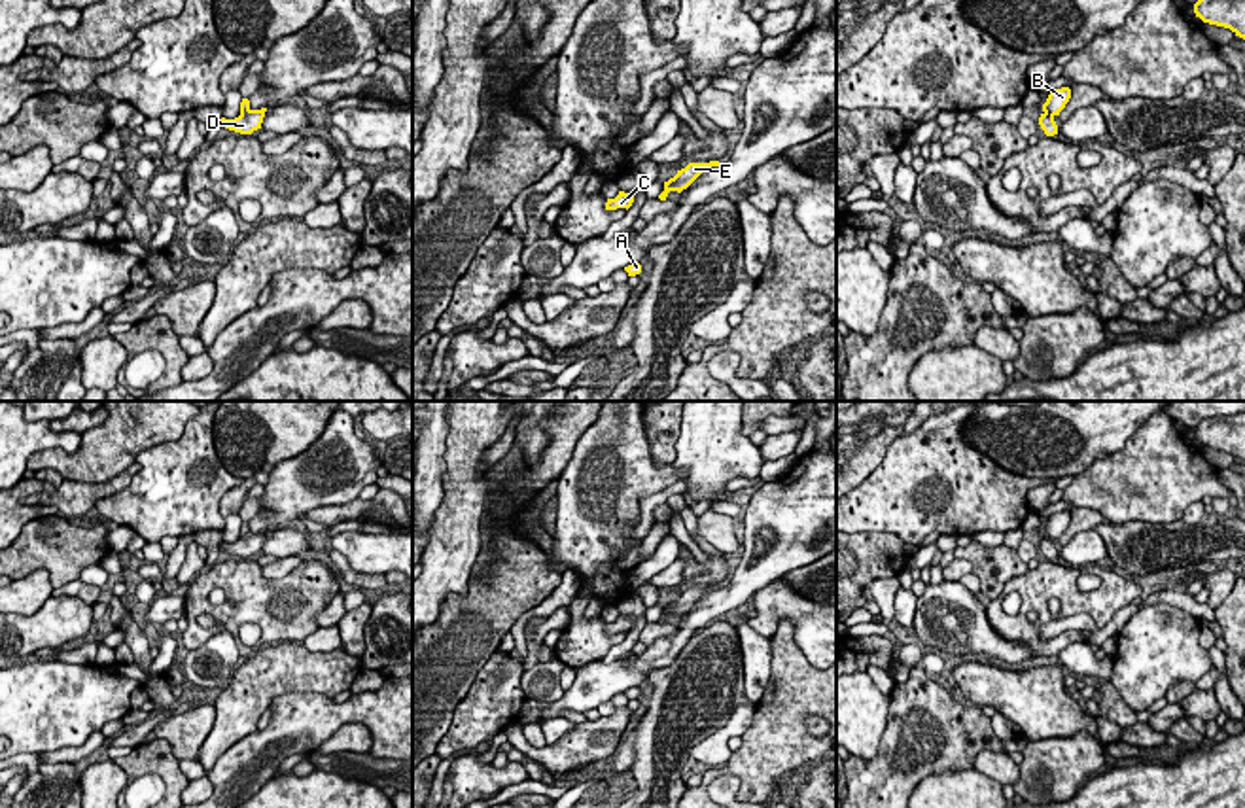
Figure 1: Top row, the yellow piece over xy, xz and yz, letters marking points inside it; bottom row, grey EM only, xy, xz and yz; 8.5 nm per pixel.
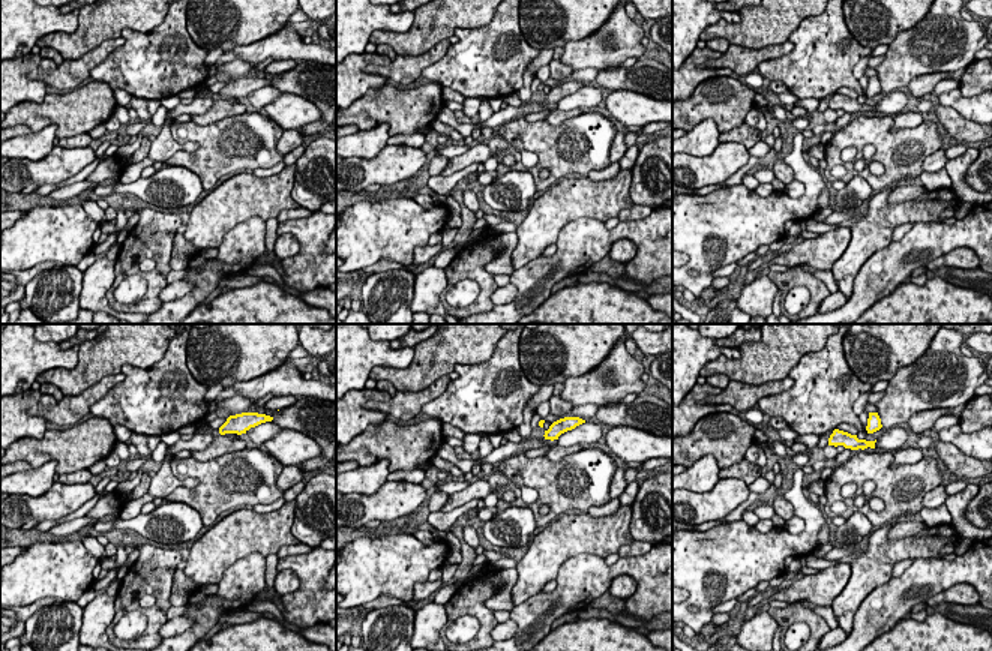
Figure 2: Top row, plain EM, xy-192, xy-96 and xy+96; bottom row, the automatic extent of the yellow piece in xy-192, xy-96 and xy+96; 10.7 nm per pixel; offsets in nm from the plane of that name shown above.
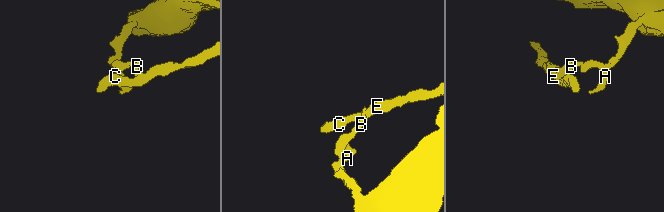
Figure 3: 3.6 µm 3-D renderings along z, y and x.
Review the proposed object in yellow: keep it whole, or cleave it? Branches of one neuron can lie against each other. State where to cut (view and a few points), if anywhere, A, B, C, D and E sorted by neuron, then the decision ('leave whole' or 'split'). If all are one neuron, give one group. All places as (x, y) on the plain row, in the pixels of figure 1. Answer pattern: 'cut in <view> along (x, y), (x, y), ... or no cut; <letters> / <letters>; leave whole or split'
cut in yz along (1045, 536), (1052, 542); A B / C D E; split

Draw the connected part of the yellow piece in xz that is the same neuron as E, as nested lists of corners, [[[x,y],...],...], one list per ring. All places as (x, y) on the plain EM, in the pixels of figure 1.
[[[719,585],[689,587],[685,592],[677,594],[677,598],[674,602],[664,606],[664,613],[668,617],[670,615],[681,617],[683,613],[687,613],[704,596],[706,590],[719,590],[719,588],[723,588],[723,587],[719,587]]]

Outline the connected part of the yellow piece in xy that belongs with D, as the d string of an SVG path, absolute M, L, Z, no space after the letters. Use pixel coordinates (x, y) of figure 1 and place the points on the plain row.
M261 532L261 534L244 536L235 543L221 541L219 551L225 551L225 553L240 556L240 558L252 558L254 554L261 553L265 536L267 536L267 532Z

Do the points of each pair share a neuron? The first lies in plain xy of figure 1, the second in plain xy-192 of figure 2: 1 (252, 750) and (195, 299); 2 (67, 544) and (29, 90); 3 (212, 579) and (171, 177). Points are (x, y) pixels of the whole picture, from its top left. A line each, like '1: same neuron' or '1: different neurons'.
1: same neuron
2: different neurons
3: different neurons

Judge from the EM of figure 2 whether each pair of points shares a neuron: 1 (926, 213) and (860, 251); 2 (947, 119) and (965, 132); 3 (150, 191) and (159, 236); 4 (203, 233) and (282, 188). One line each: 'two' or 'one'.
1: one
2: one
3: two
4: one

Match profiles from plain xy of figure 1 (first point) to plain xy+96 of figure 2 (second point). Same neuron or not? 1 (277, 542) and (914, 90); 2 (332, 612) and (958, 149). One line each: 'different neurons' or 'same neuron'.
1: different neurons
2: different neurons

